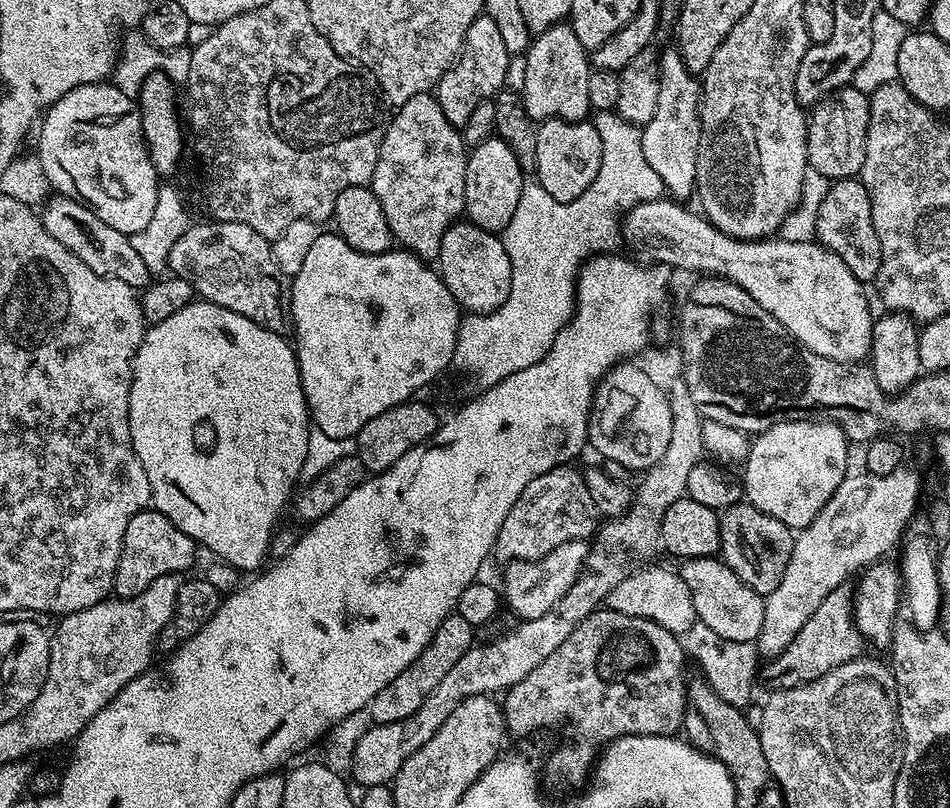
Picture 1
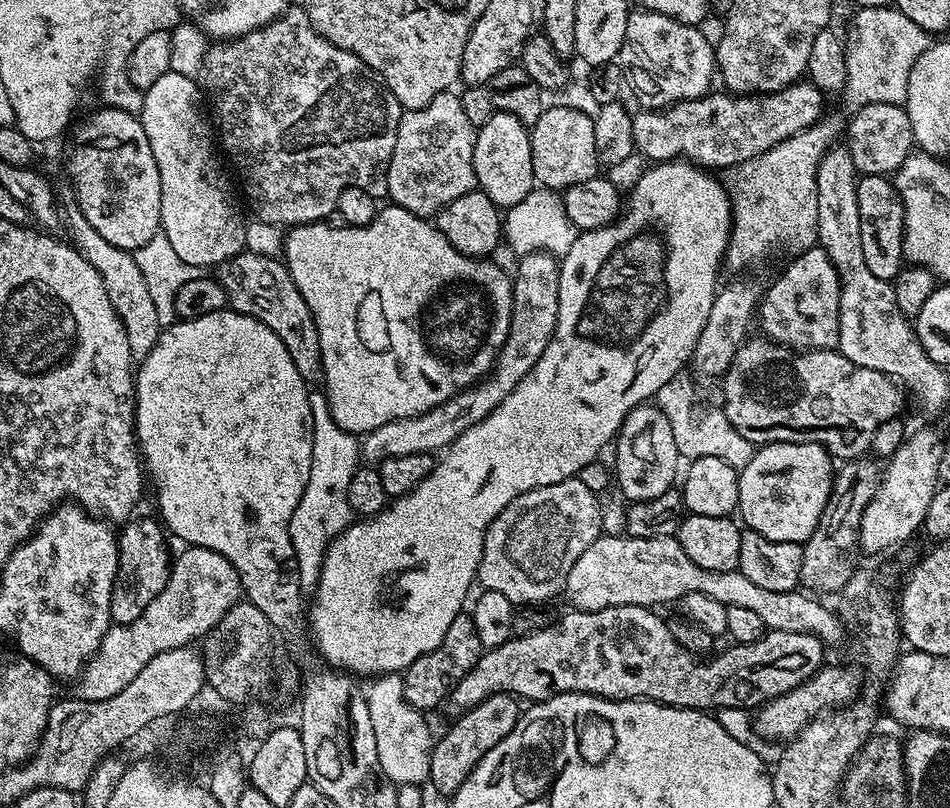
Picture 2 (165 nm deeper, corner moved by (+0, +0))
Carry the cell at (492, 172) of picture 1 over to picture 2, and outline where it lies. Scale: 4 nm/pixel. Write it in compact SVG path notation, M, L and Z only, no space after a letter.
M496 112L490 122L476 129L474 142L474 174L479 191L490 198L497 208L507 210L518 206L526 194L534 190L534 162L530 154L530 138L532 133L529 125L523 124L514 114Z

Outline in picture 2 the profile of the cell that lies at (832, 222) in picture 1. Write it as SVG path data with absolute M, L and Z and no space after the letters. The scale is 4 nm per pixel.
M860 176L857 179L858 210L862 218L862 258L866 258L866 270L874 274L874 278L895 281L900 269L905 267L904 259L904 207L895 183L887 176Z

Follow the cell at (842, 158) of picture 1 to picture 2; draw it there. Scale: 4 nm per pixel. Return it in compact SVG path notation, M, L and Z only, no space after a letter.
M868 104L855 109L853 120L846 124L846 147L854 158L854 166L860 176L891 177L902 162L914 151L912 127L908 112L898 104Z

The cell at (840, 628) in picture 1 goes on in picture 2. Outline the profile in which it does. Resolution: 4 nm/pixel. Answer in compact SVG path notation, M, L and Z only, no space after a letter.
M629 604L593 612L568 610L561 620L529 636L517 635L502 646L487 649L474 667L456 683L450 693L450 704L457 708L457 713L463 714L499 692L507 692L525 701L528 699L528 702L549 700L563 692L588 692L604 700L652 700L655 704L675 708L712 710L712 707L715 709L719 706L756 710L766 701L794 690L794 686L809 680L826 664L826 645L817 636L771 630L765 631L764 636L753 644L733 643L732 648L725 652L717 651L711 658L695 660L689 652L682 650L682 646L678 646L678 642L674 642L669 621L664 621L658 613L650 608Z

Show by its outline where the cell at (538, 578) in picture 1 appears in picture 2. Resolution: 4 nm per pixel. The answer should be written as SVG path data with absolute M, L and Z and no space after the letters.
M602 534L586 550L582 550L582 558L574 562L570 574L564 580L563 595L573 609L578 612L606 610L610 606L642 606L655 609L656 604L679 602L684 595L706 594L712 599L722 602L725 608L742 606L762 618L765 629L790 634L810 634L823 640L825 645L832 646L840 640L840 620L832 612L824 612L824 608L811 595L803 591L779 592L766 590L750 582L746 574L735 572L718 572L702 570L702 566L694 566L690 558L686 558L686 550L682 550L680 541L664 536L660 540L654 538L638 538L624 534Z

